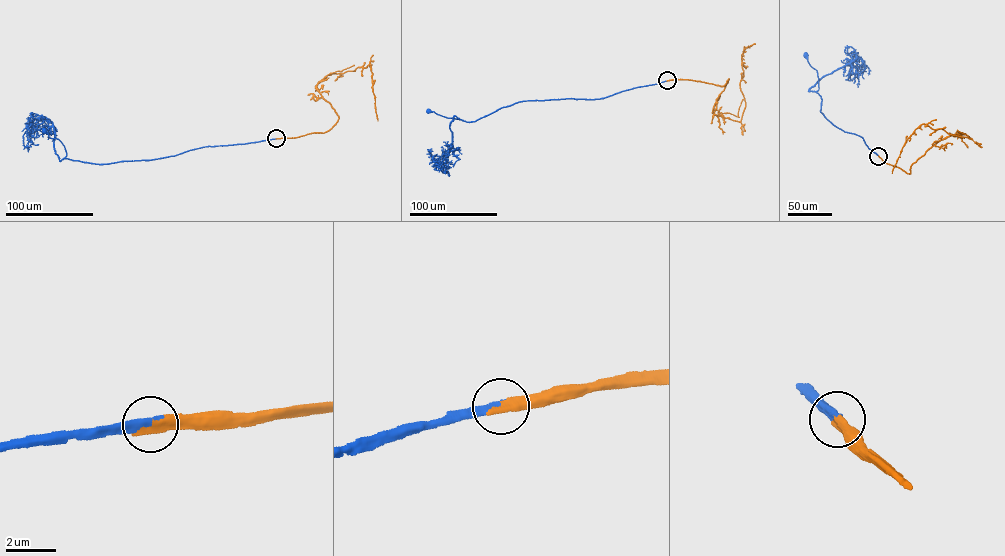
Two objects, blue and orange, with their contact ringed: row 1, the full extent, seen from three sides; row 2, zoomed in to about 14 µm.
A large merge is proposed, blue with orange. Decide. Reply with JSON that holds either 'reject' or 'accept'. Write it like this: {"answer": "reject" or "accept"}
{"answer": "accept"}

